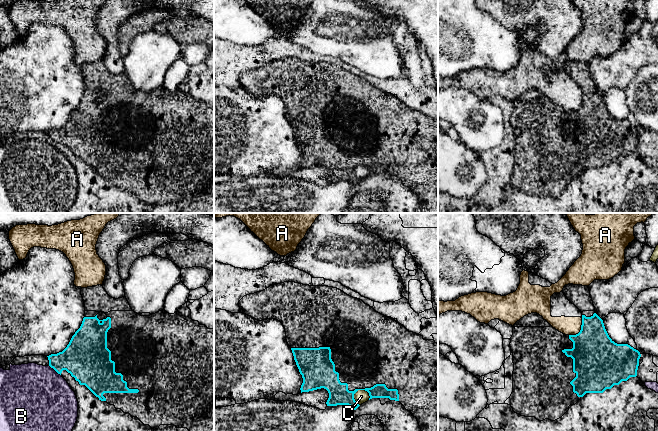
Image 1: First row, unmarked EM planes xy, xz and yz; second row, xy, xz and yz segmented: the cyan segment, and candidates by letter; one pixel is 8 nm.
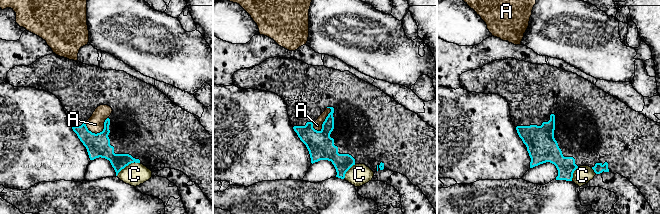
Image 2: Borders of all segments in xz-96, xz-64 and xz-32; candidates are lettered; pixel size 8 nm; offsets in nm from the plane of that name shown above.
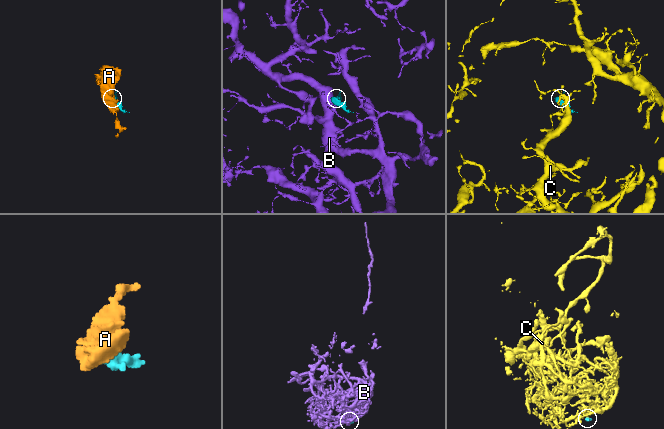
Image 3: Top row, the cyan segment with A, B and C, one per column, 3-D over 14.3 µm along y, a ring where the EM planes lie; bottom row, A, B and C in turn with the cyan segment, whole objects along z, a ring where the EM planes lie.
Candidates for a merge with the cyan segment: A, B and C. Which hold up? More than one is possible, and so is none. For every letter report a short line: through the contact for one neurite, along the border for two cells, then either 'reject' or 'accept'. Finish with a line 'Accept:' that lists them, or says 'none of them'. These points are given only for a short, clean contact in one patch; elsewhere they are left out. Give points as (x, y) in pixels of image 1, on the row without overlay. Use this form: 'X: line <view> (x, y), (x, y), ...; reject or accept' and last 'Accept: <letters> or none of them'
A: line yz (582, 94), (580, 106), (575, 110), (569, 111); reject
B: reject
C: line xz (364, 165), (359, 165), (354, 170), (354, 176), (359, 181); reject
Accept: none of them

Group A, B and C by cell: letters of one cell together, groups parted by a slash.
A / B / C

